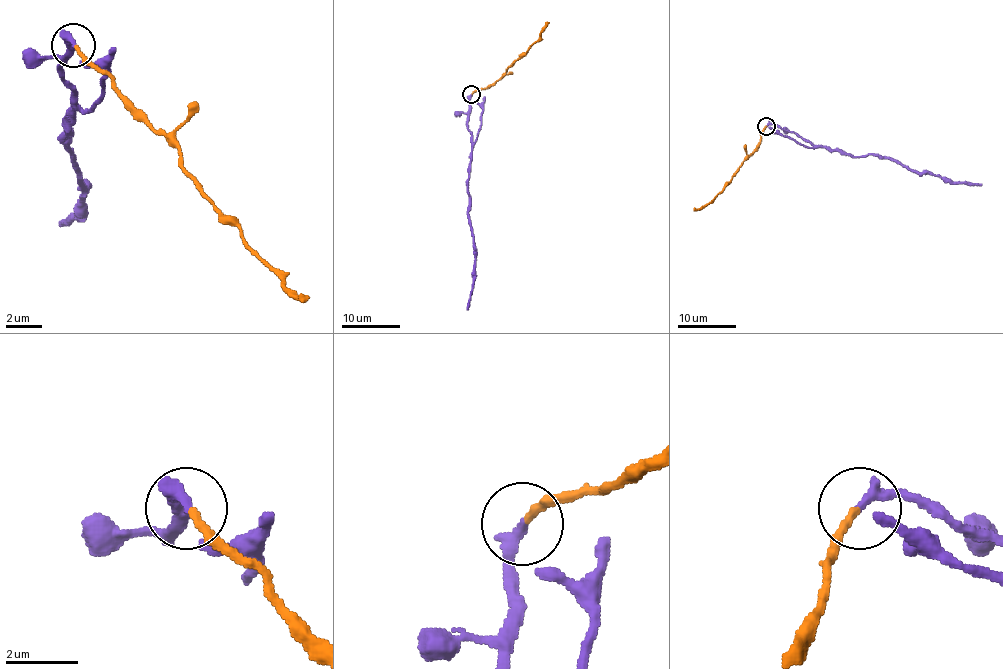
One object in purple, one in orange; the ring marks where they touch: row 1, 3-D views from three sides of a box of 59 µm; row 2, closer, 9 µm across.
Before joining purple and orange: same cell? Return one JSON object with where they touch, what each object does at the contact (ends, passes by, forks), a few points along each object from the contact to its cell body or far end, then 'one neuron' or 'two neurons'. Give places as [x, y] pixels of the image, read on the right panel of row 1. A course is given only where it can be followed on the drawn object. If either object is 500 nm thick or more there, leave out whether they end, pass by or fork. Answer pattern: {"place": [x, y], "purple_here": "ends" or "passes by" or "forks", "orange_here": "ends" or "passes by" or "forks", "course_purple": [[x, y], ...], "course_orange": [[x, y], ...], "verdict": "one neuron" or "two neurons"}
{"place": [766, 126], "purple_here": "ends", "orange_here": "ends", "course_purple": [[767, 126], [775, 123], [815, 145], [853, 156], [880, 154], [918, 172], [931, 172], [953, 182], [981, 185]], "course_orange": [[767, 126], [759, 145], [743, 161], [736, 175], [709, 203], [693, 210]], "verdict": "two neurons"}

